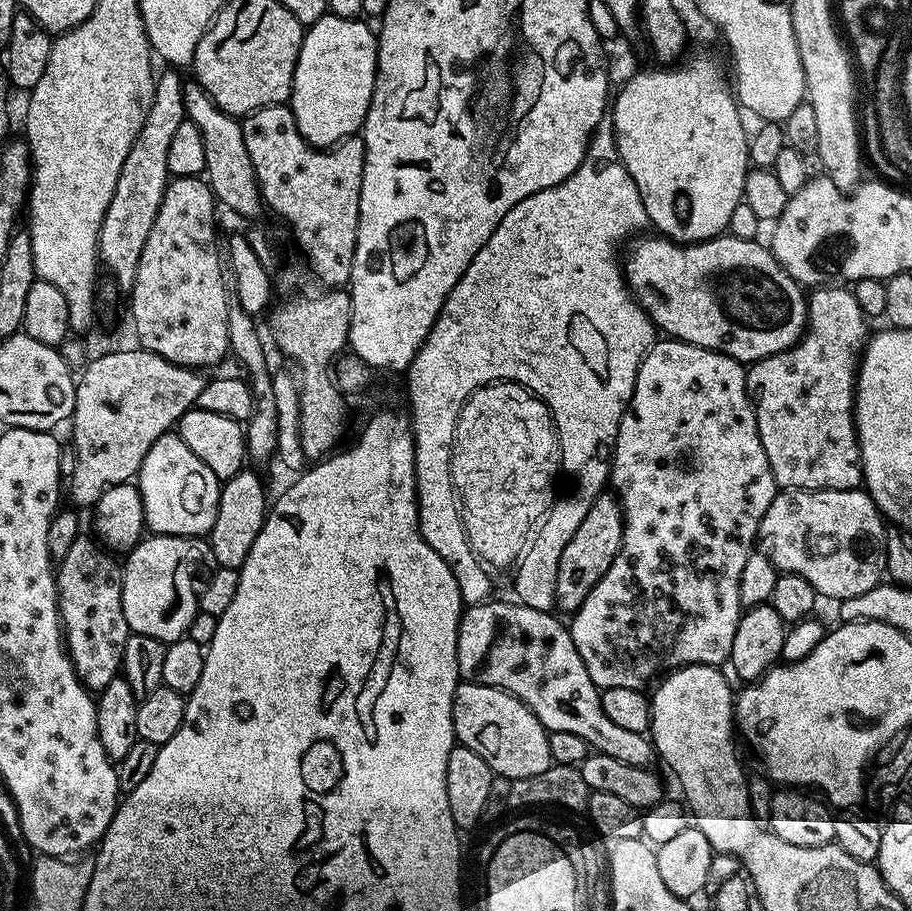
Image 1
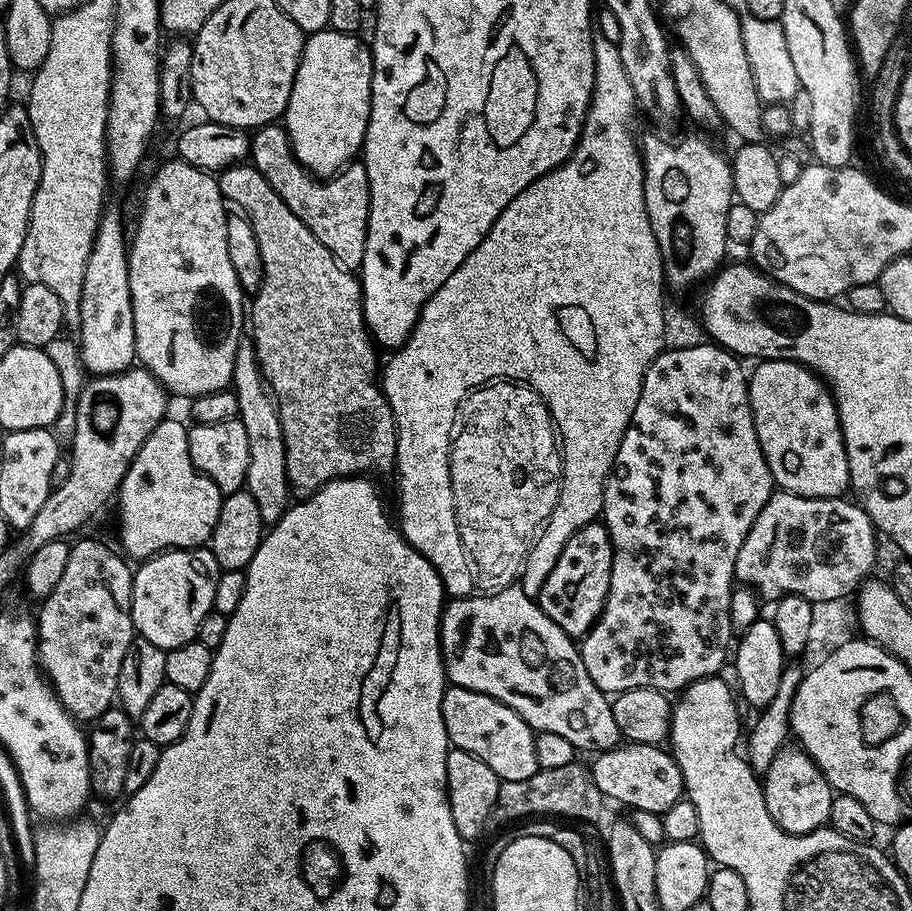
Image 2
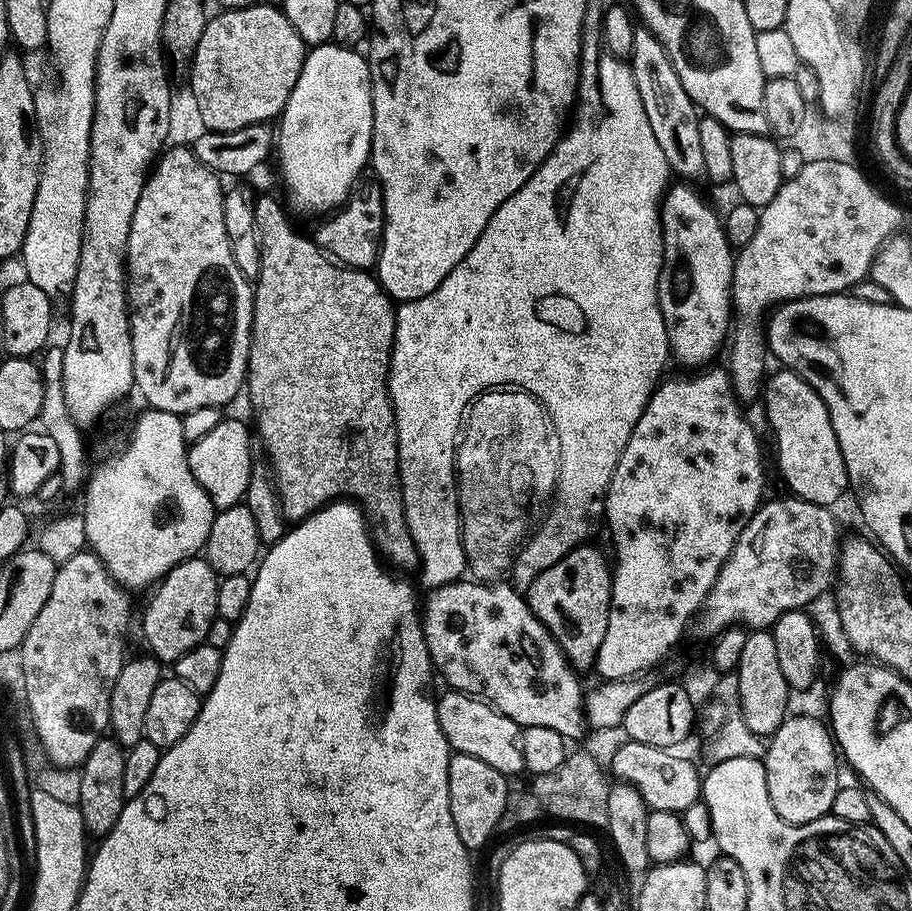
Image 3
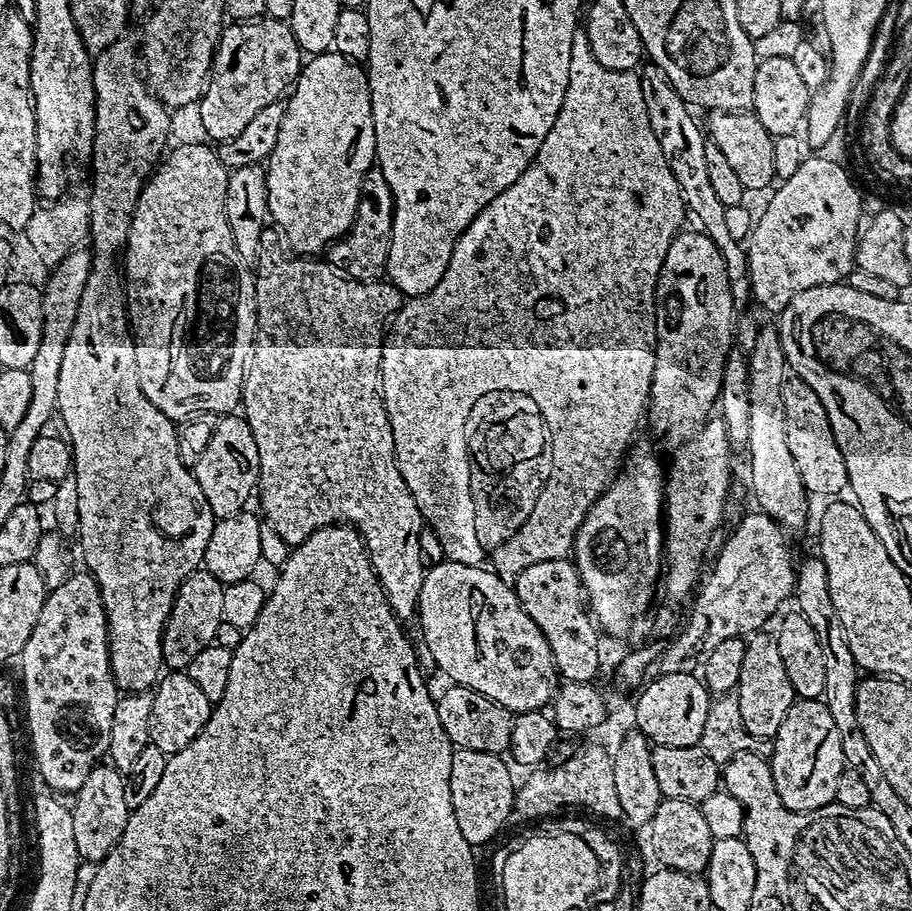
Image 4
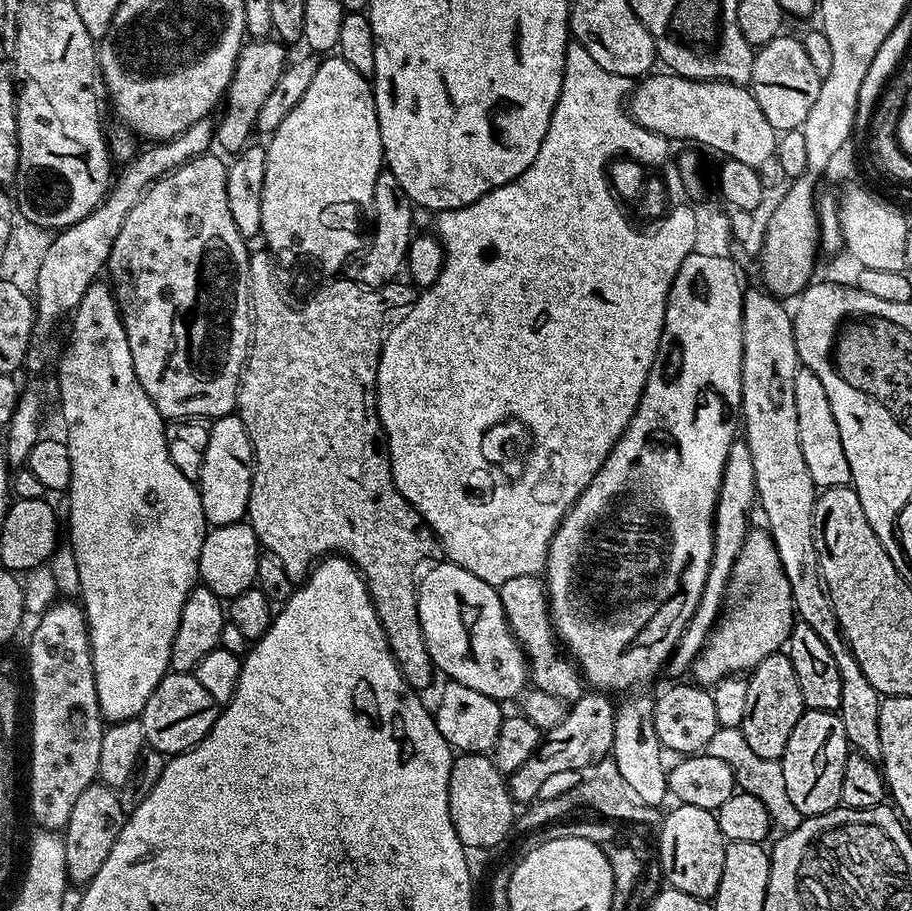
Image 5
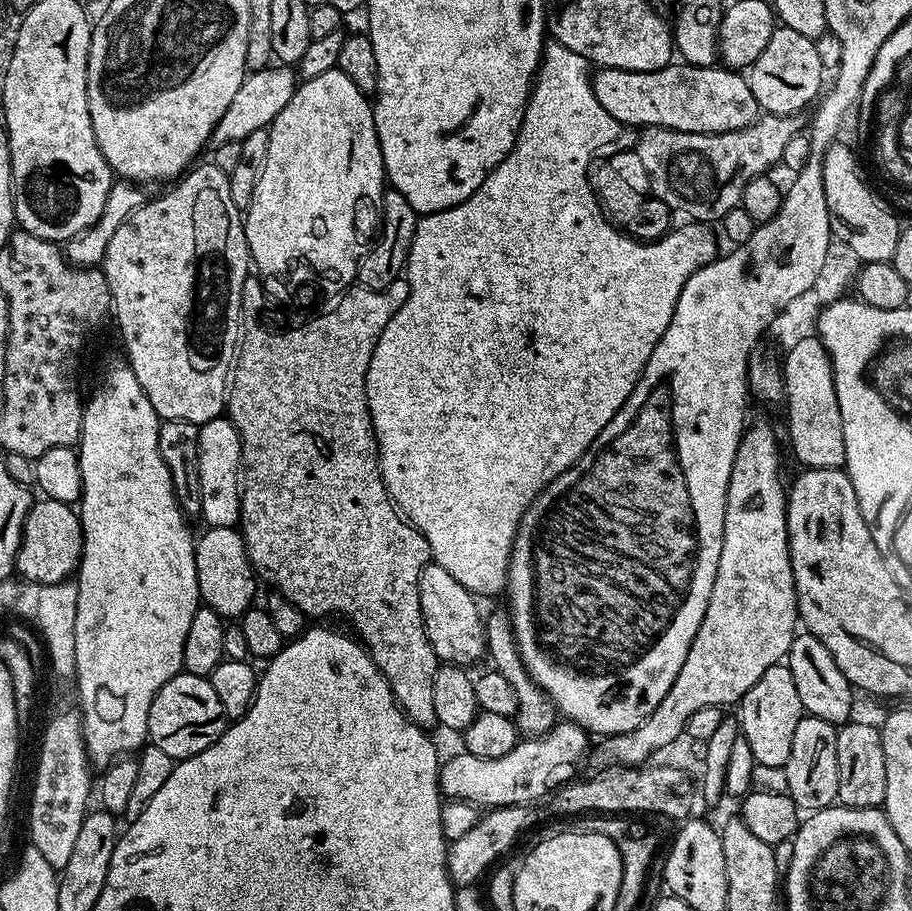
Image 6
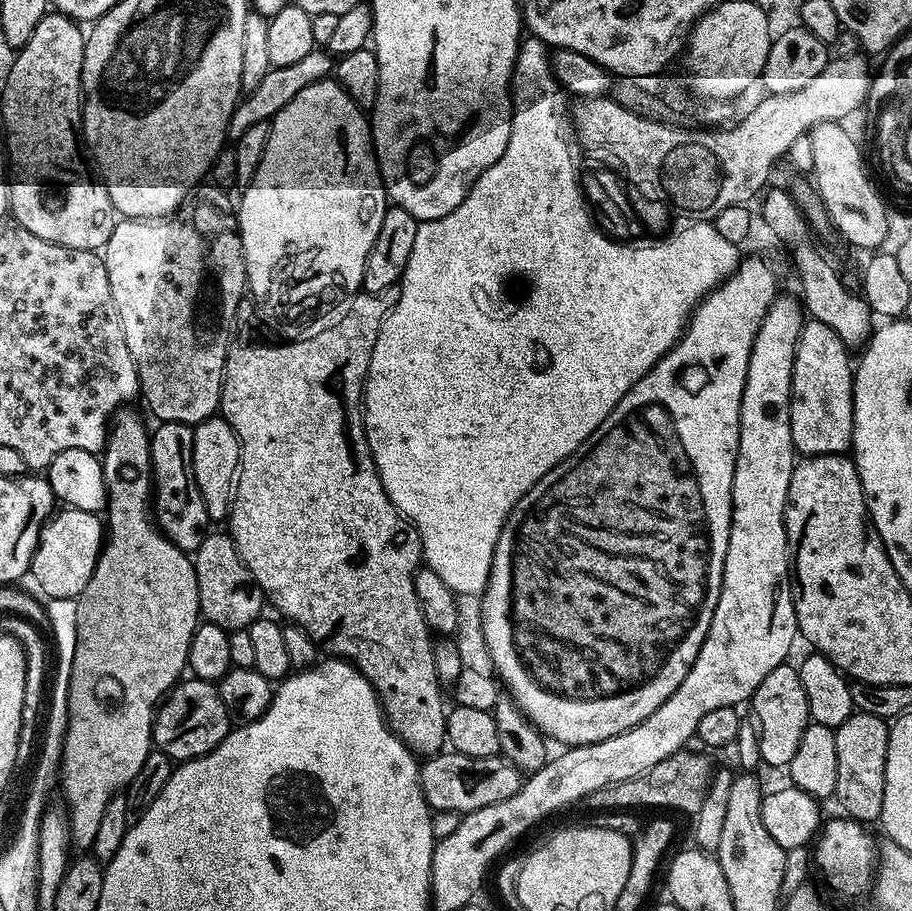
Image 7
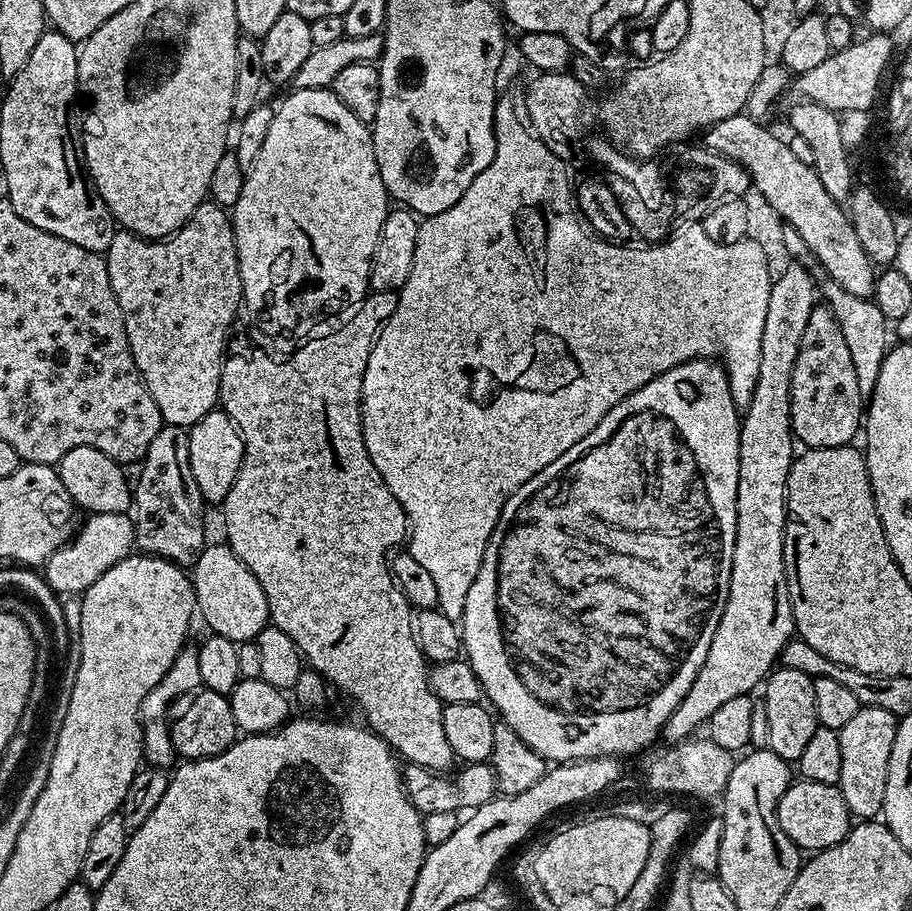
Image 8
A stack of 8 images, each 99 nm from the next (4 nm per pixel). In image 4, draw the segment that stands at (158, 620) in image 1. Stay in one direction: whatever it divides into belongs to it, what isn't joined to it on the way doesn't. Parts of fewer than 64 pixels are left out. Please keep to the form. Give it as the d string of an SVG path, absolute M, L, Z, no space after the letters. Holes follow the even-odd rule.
M206 570L191 572L176 592L172 602L172 609L168 620L164 623L164 630L160 633L164 664L172 670L187 669L188 663L198 654L198 650L207 648L217 639L222 629L222 590L224 585L214 574Z

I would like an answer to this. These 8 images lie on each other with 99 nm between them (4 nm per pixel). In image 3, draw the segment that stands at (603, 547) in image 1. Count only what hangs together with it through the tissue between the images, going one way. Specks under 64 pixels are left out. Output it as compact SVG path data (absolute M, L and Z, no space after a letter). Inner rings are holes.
M585 542L579 544L574 550L570 550L563 558L558 562L554 562L554 566L550 566L546 570L542 570L534 578L534 582L529 586L526 593L526 599L528 602L528 608L539 620L542 622L542 626L547 632L550 633L556 640L557 646L564 652L564 658L577 670L583 670L583 668L591 669L596 662L596 655L598 654L598 646L602 646L602 638L606 635L606 622L610 618L610 606L612 605L612 568L610 567L610 560L603 556L596 548L591 548L591 543Z

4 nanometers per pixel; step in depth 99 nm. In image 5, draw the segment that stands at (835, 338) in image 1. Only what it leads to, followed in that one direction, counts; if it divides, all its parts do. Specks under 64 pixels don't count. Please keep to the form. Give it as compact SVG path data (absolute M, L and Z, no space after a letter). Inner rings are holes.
M797 367L794 378L794 398L796 414L800 418L798 426L798 442L802 446L802 459L806 462L806 470L817 489L843 488L851 485L852 475L846 462L846 450L842 450L842 438L838 434L838 426L834 422L834 414L828 405L826 390L822 390L822 382L809 370Z

